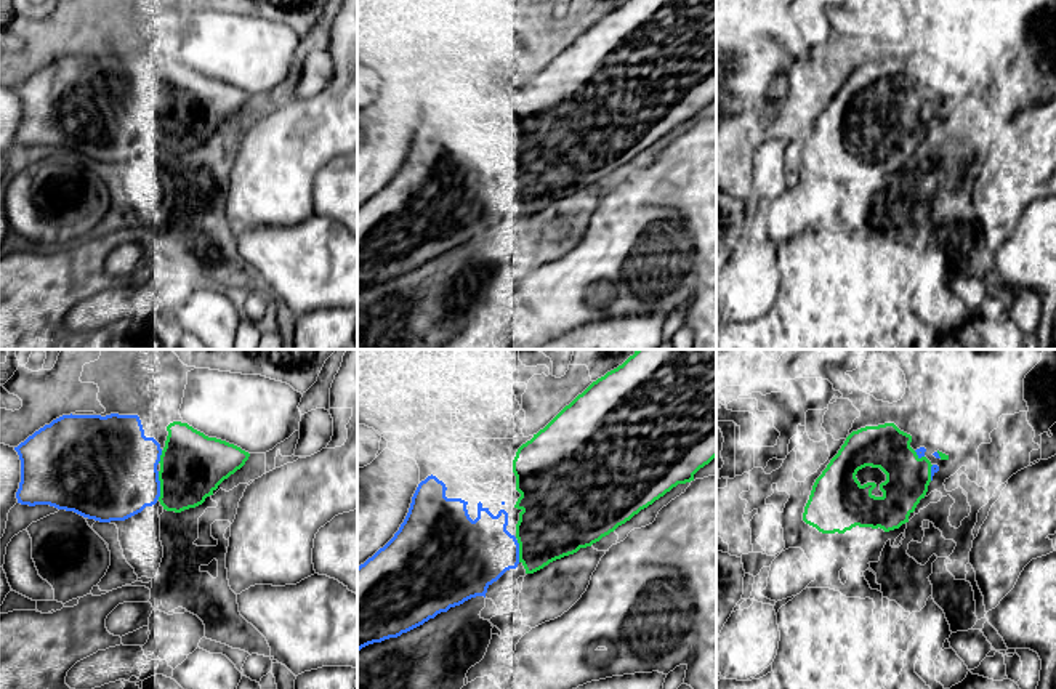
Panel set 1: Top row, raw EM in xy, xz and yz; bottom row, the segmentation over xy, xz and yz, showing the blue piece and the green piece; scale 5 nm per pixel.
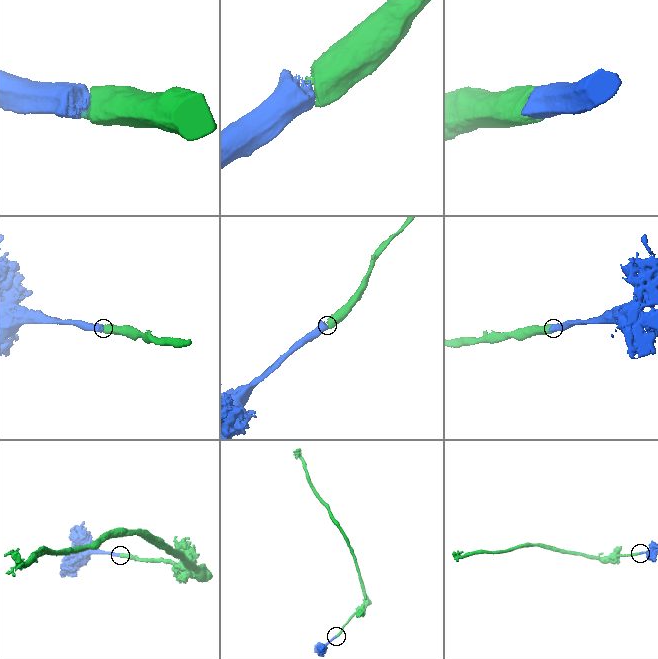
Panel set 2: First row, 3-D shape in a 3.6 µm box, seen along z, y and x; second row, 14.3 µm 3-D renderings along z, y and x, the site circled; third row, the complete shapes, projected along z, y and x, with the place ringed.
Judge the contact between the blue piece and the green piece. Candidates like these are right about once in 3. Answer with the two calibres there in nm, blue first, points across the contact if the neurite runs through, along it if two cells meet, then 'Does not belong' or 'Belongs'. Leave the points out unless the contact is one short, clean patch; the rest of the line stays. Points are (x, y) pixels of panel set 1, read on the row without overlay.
Thickness 460 nm (blue) against 320 nm. Belongs

